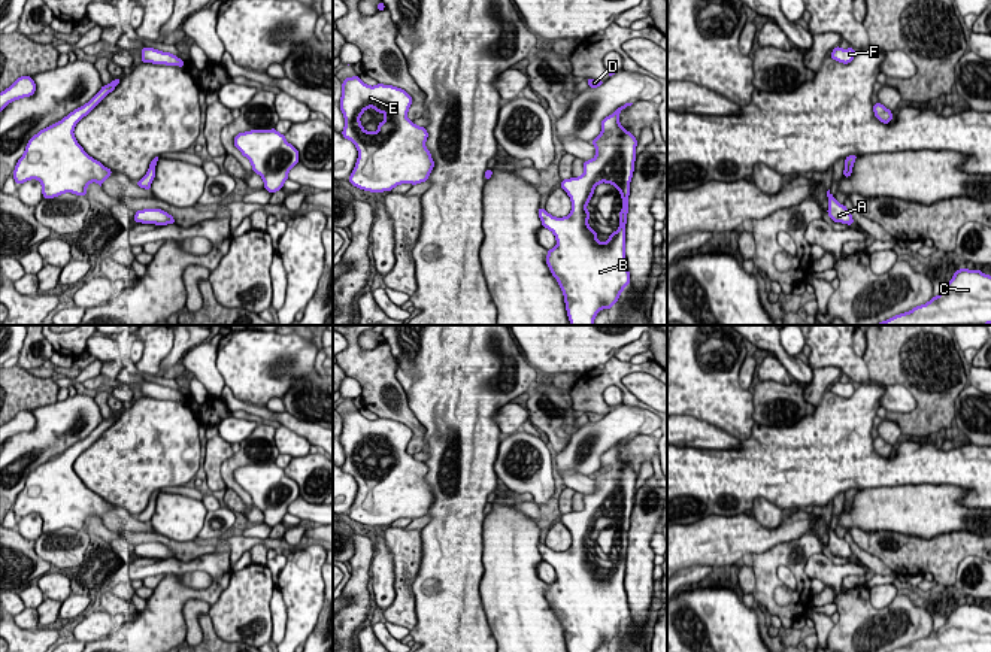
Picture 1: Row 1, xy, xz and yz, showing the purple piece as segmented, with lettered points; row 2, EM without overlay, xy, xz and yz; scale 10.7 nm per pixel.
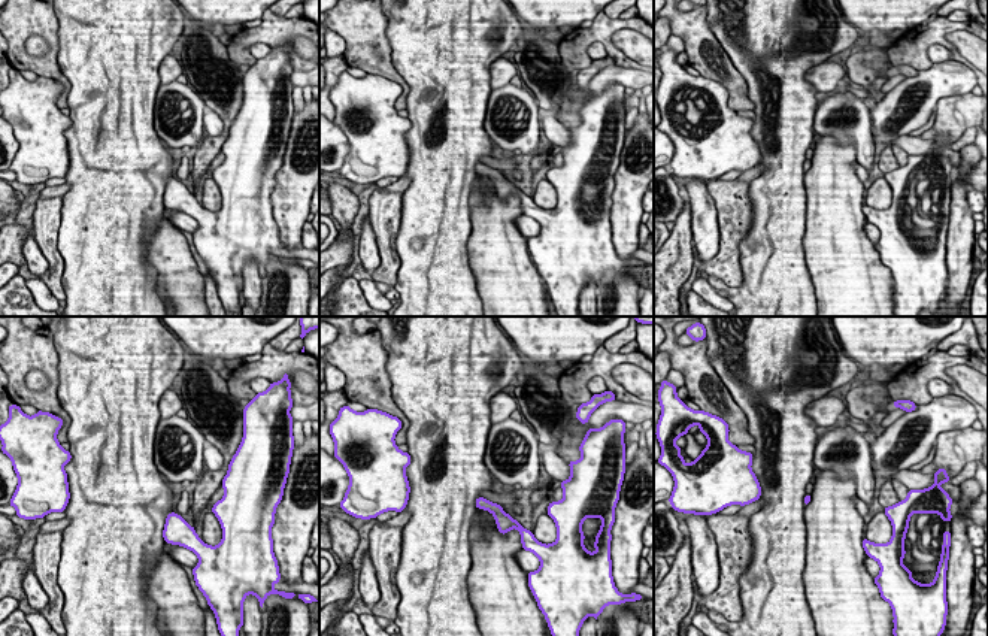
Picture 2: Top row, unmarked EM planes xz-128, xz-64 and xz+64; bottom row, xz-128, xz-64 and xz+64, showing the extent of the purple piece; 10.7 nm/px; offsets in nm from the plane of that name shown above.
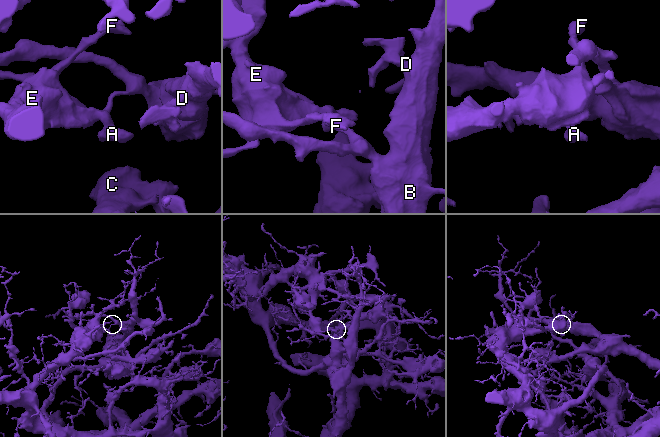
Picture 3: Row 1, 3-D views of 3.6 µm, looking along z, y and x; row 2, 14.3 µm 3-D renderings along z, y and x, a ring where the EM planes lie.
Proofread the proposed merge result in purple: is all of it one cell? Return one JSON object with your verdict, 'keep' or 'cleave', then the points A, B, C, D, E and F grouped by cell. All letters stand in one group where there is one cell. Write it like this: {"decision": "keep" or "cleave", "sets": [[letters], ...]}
{"decision": "cleave", "sets": [["A", "E", "F"], ["B", "C", "D"]]}

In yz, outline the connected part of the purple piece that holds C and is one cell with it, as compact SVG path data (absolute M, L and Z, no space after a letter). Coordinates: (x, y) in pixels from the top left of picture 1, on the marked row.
M961 267L943 292L928 303L878 325L987 325L991 324L991 276Z

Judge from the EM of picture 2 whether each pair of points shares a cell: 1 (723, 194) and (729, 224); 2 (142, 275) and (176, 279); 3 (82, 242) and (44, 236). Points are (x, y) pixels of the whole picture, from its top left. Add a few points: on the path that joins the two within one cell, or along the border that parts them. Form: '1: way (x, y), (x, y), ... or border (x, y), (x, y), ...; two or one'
1: way (729, 202), (729, 217); one
2: border (147, 242), (161, 300); two
3: border (63, 205), (58, 229), (61, 273); two

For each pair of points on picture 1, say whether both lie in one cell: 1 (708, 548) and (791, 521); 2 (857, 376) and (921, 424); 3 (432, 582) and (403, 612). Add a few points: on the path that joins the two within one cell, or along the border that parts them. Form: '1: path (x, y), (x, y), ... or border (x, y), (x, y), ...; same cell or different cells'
1: path (729, 540), (736, 537), (770, 537); same cell
2: border (861, 357), (869, 381); different cells
3: border (421, 566), (412, 585), (415, 625), (411, 630); different cells

